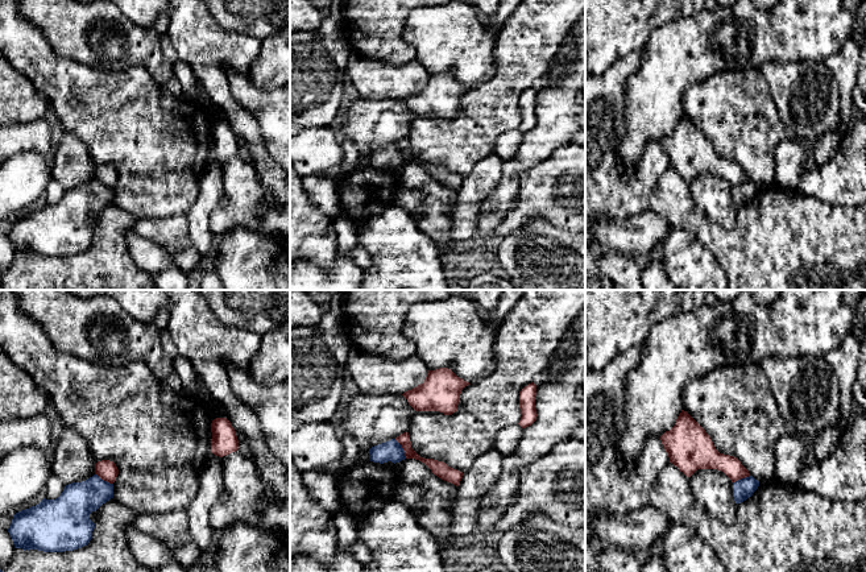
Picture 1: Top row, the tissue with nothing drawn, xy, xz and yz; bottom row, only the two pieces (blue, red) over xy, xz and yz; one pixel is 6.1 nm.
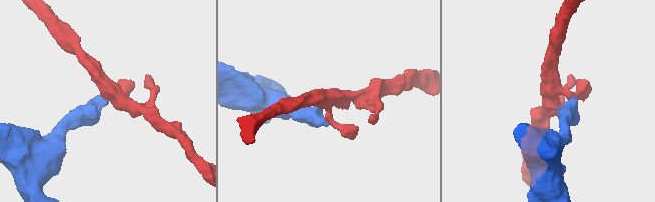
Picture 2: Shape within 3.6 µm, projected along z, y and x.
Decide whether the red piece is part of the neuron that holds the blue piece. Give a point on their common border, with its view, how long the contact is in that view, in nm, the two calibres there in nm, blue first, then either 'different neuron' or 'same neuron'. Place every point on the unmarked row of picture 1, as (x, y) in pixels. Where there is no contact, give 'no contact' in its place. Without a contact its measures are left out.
contact xz (402, 153); length 140 nm; calibres 130 and 90 nm; different neuron

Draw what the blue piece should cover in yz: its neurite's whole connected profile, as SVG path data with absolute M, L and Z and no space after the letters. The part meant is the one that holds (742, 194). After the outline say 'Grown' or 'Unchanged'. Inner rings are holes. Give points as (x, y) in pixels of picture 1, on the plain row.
M753 181L733 187L733 202L736 208L738 210L751 202L758 191L759 186L755 185Z. Unchanged

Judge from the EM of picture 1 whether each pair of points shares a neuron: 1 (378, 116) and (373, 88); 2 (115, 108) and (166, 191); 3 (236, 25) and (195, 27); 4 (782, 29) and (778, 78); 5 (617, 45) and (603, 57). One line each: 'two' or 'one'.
1: two
2: one
3: two
4: two
5: one

